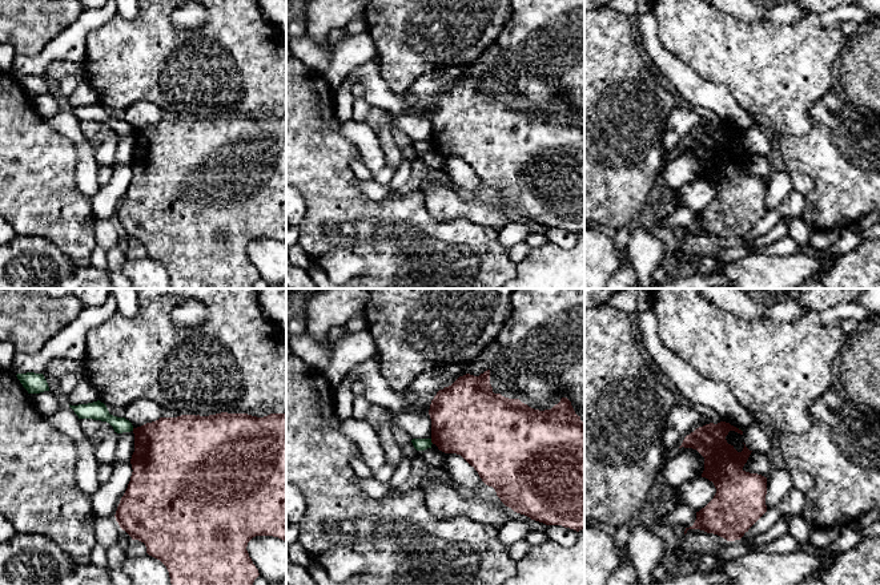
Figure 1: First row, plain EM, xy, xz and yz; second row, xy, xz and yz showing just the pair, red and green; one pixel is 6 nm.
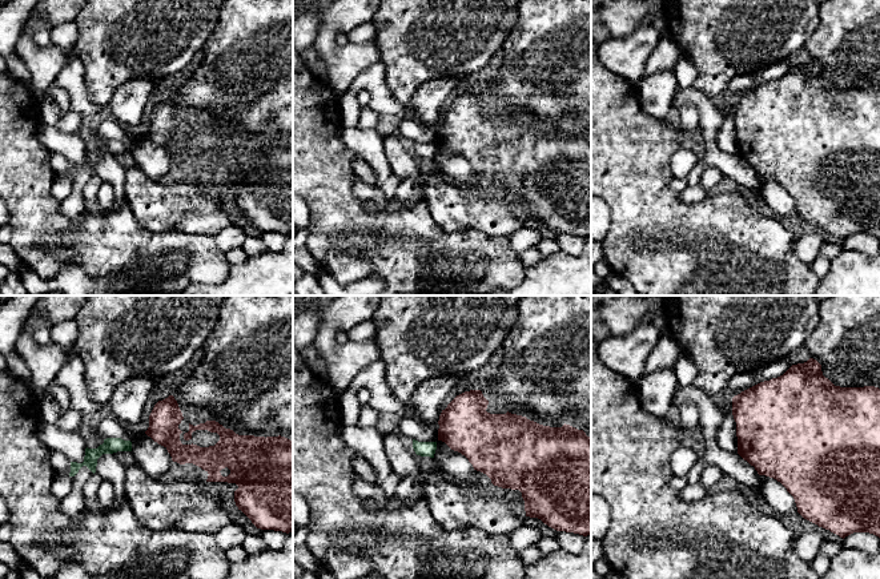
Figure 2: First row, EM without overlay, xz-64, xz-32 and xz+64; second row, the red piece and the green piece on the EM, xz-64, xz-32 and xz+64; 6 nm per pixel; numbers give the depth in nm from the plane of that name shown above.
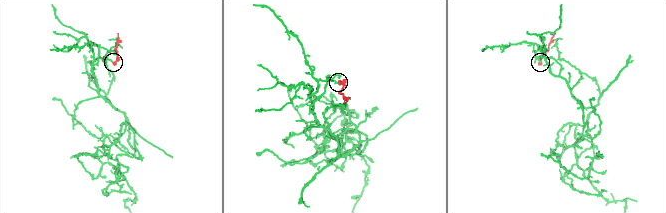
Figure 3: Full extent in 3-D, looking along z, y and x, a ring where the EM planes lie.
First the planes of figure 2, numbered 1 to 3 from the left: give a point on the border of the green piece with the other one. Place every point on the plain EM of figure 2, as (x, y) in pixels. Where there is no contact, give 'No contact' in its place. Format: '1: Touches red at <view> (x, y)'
1: No contact
2: No contact
3: No contact

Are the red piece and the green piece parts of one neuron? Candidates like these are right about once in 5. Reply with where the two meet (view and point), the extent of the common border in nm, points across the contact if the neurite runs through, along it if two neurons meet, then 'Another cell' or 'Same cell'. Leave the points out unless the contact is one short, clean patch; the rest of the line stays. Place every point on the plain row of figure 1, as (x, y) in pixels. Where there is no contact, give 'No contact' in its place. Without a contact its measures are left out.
Touches red at xz (432, 144). Shared border 40 nm. Boundary: xz (430, 141), (433, 145). Another cell

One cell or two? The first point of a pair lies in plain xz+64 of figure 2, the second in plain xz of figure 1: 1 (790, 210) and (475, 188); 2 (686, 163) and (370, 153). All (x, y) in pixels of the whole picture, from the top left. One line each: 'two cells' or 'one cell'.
1: one cell
2: one cell

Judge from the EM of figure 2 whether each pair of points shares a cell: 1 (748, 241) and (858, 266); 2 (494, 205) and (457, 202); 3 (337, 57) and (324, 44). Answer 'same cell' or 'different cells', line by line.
1: different cells
2: same cell
3: same cell

